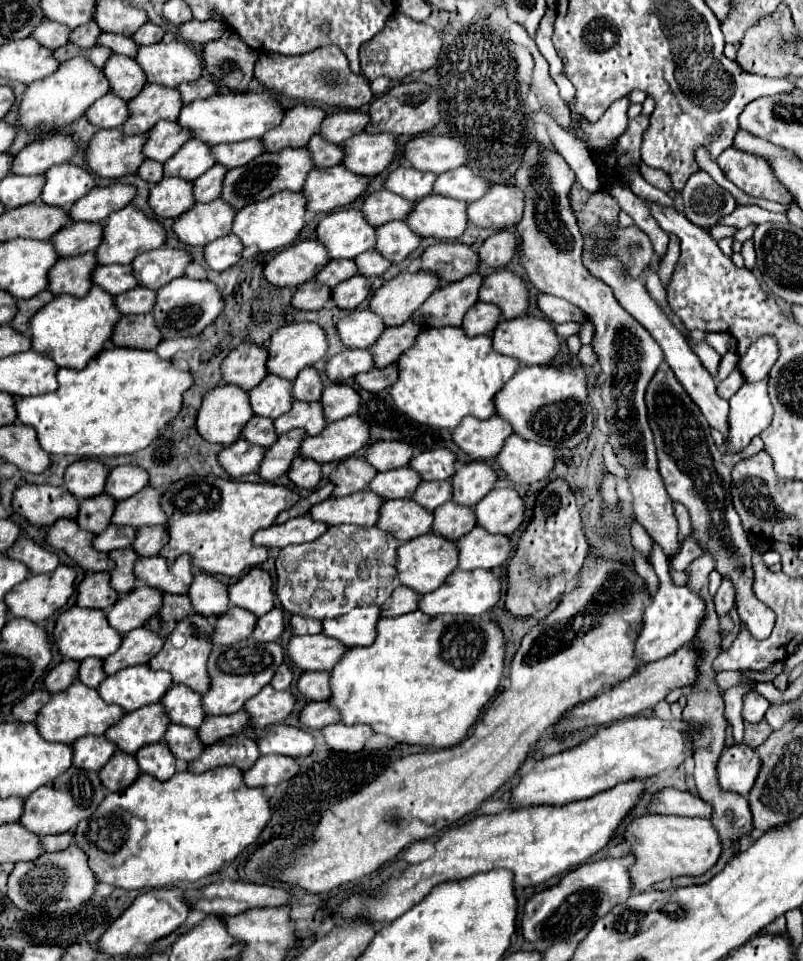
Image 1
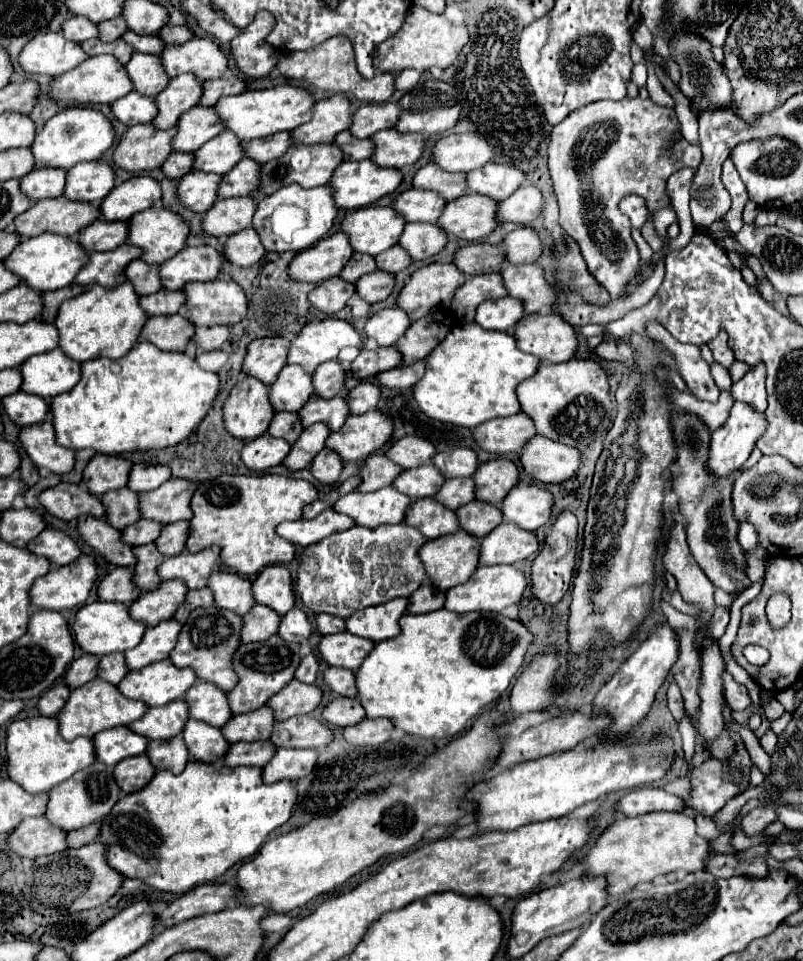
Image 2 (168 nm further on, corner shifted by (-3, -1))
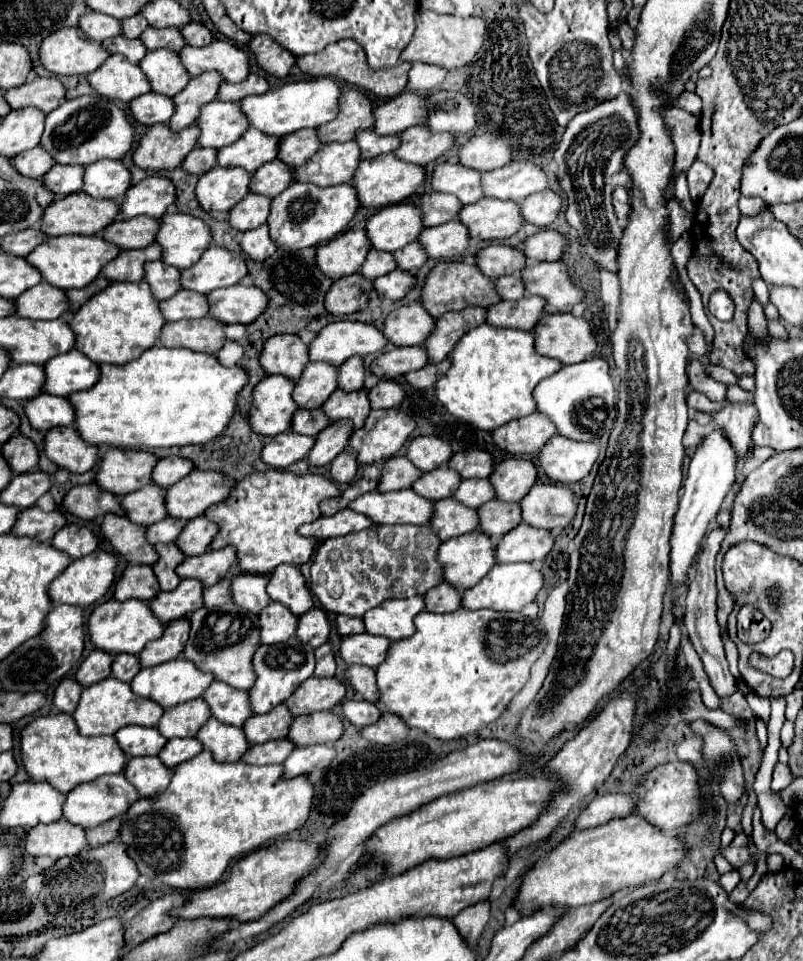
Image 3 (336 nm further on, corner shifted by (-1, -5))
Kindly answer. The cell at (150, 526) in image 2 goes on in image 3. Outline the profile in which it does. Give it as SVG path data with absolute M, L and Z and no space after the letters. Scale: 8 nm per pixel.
M167 517L167 519L147 527L147 541L151 545L155 545L155 543L173 543L179 537L179 533L183 531L183 527L185 527L185 521L175 519L175 517Z

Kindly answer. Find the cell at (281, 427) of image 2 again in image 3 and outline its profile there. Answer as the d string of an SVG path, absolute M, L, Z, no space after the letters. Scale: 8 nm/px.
M299 409L293 417L293 425L291 429L295 433L303 433L303 435L315 435L321 433L321 429L325 429L329 425L329 417L321 411L321 409Z

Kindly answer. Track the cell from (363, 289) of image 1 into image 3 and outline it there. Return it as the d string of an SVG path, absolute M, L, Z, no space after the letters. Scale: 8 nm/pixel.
M395 269L379 279L373 281L373 287L375 291L385 297L385 299L391 299L391 301L399 301L403 299L413 287L417 287L417 277L411 275L409 271L401 271L401 269Z

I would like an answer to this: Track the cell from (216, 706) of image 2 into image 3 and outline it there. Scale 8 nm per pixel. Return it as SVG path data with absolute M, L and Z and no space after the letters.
M213 681L203 697L209 703L213 717L223 723L241 727L253 715L253 709L249 705L249 693L233 689L223 681Z

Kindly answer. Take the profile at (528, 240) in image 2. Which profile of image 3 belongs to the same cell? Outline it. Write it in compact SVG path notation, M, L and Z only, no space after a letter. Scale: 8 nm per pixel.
M545 229L545 231L539 231L537 235L531 235L521 245L521 249L529 261L557 261L565 253L567 245L569 243L561 233L553 229Z

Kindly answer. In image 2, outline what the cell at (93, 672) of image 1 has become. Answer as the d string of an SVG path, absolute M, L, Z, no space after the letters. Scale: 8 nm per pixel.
M109 653L99 657L99 667L97 667L97 677L103 681L109 681L113 685L117 685L125 675L127 675L127 667L123 661L123 653Z

